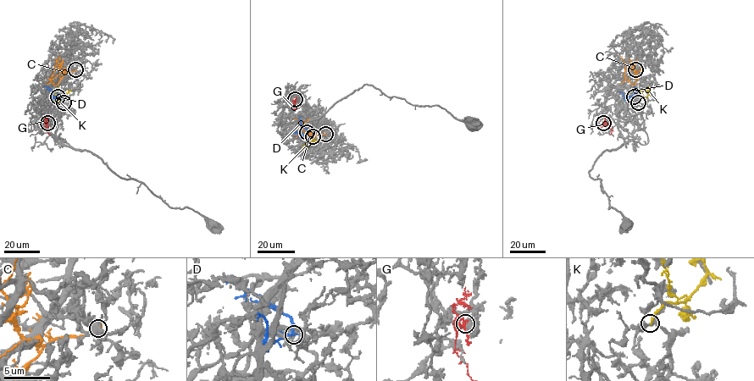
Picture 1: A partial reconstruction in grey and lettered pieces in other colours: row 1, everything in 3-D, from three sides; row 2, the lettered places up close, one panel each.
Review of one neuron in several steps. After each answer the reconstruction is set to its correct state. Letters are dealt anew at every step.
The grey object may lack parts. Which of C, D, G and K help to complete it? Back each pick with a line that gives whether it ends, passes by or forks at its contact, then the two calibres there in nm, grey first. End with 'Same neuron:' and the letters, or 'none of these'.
Same neuron: none of these

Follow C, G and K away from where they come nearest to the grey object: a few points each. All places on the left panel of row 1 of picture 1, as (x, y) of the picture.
C: (75, 69), (66, 73), (54, 85), (50, 79), (60, 56)
G: (47, 123), (45, 129), (49, 135)
K: (63, 102), (63, 98), (55, 96), (59, 85)

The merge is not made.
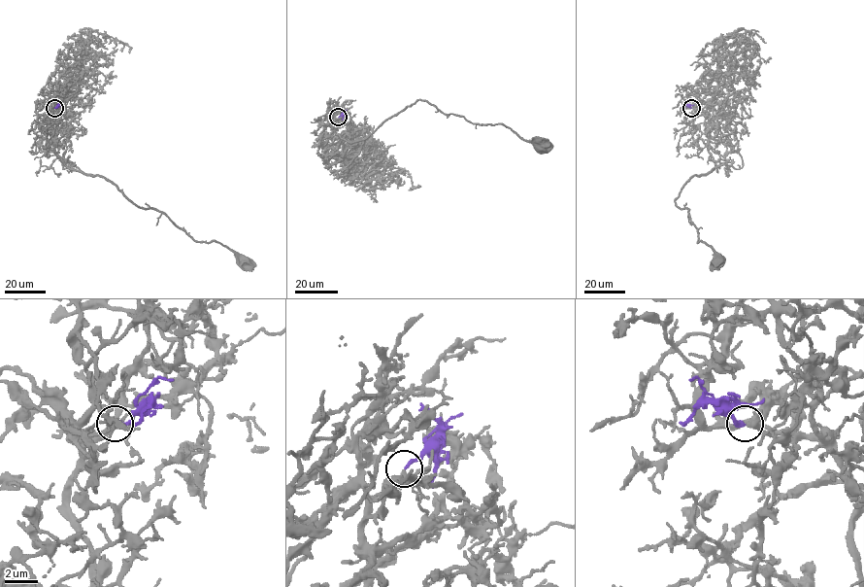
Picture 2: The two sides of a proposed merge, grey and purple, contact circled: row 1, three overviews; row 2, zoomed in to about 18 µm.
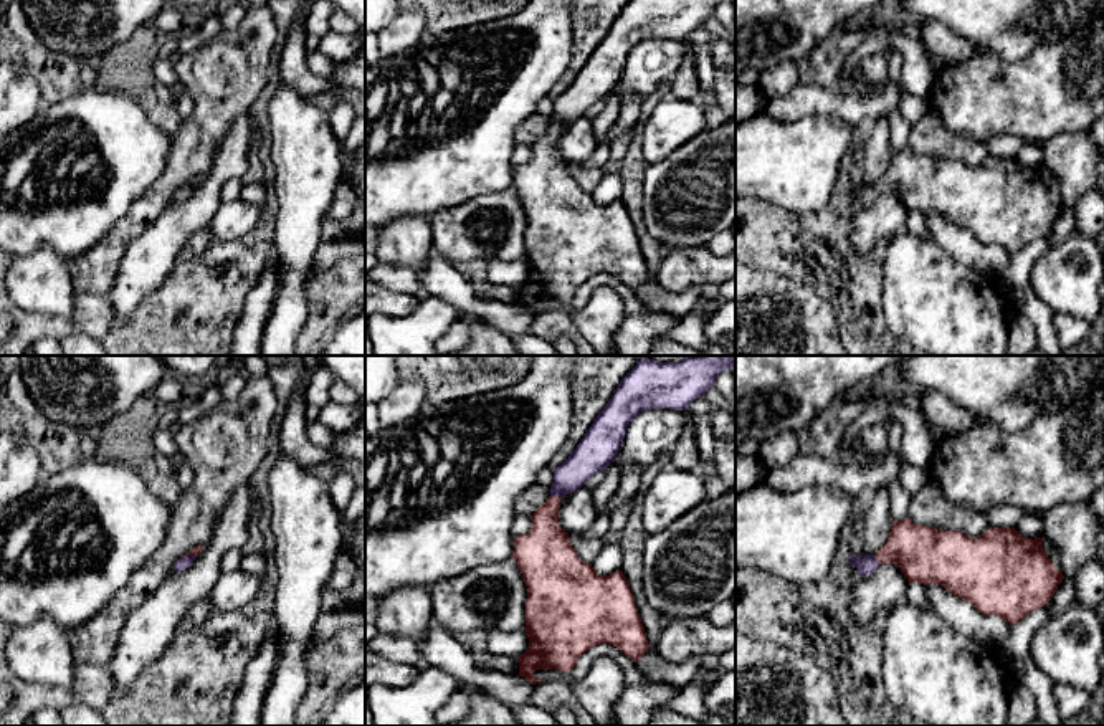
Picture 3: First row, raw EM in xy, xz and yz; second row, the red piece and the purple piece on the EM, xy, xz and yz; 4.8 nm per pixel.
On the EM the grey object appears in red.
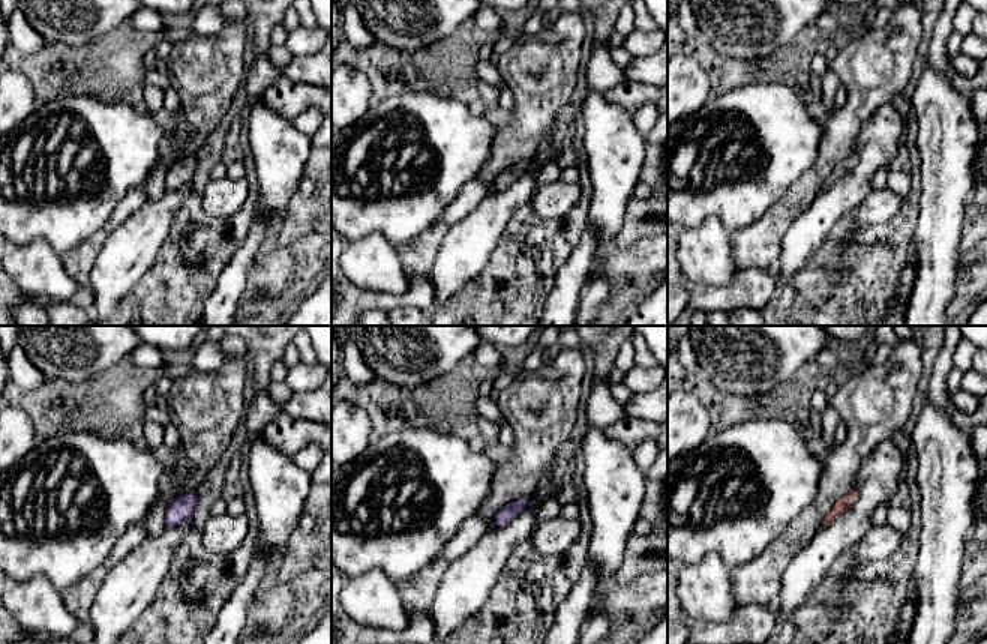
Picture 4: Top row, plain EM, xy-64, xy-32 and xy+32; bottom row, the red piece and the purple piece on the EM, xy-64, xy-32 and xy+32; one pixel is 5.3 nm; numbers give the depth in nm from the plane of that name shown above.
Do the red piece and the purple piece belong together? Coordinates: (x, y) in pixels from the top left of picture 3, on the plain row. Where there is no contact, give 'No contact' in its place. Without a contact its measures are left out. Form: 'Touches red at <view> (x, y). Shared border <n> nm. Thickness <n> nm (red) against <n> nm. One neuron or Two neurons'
Touches red at xz (556, 126). Shared border 60 nm. Thickness 220 nm (red) against 160 nm. One neuron

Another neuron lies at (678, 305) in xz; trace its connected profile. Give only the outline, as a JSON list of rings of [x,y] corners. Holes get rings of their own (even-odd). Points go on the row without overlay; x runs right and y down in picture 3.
[[[648,278],[646,283],[635,293],[653,311],[661,311],[679,319],[694,309],[701,294],[699,289],[669,293],[659,284],[658,278]]]

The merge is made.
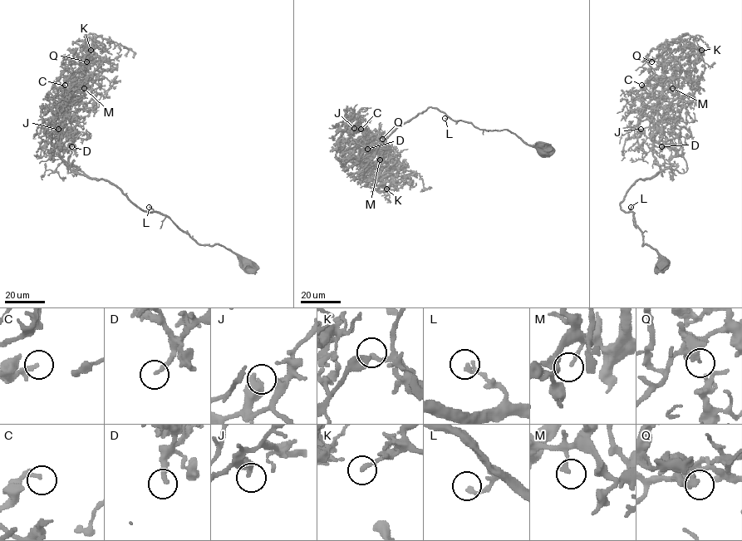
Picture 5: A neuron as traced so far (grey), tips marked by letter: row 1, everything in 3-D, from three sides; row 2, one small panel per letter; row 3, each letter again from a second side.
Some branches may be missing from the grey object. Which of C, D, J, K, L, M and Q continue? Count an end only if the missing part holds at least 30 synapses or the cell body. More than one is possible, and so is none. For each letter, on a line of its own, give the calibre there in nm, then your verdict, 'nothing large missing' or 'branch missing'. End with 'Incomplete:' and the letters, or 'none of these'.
C: 190 nm | nothing large missing
D: 200 nm | branch missing
J: 400 nm | nothing large missing
K: 150 nm | branch missing
L: 180 nm | nothing large missing
M: 180 nm | nothing large missing
Q: 320 nm | nothing large missing
Incomplete: D, K

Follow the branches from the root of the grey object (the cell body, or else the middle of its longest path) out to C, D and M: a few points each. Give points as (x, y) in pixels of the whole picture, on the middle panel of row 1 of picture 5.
C: (543, 151), (507, 130), (479, 129), (430, 107), (367, 147), (349, 137), (357, 126), (361, 129)
D: (543, 151), (507, 130), (479, 129), (430, 107), (357, 163), (367, 149)
M: (543, 151), (507, 130), (479, 129), (428, 107), (378, 144), (366, 147), (355, 140), (366, 165), (380, 159)

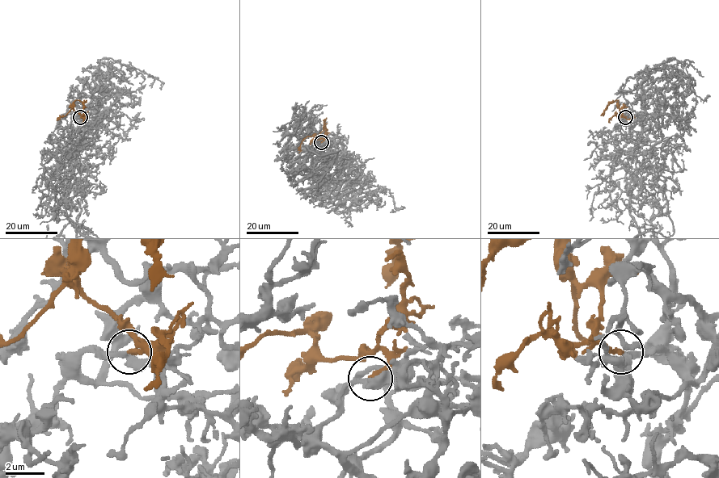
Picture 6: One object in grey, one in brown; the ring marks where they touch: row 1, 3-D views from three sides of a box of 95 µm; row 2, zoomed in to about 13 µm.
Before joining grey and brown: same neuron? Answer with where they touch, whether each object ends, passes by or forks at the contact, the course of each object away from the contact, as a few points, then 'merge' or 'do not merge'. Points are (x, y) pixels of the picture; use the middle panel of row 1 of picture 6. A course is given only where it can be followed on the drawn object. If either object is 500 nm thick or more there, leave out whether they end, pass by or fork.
(321, 142) | grey passes by | brown ends | brown via (321, 142), (322, 139), (315, 140), (314, 136), (323, 130), (326, 117) | merge

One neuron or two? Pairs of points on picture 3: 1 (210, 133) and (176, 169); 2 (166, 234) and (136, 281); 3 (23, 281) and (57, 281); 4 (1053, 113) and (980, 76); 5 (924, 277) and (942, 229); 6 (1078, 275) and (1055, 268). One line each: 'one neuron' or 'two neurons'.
1: one neuron
2: one neuron
3: one neuron
4: one neuron
5: two neurons
6: one neuron

